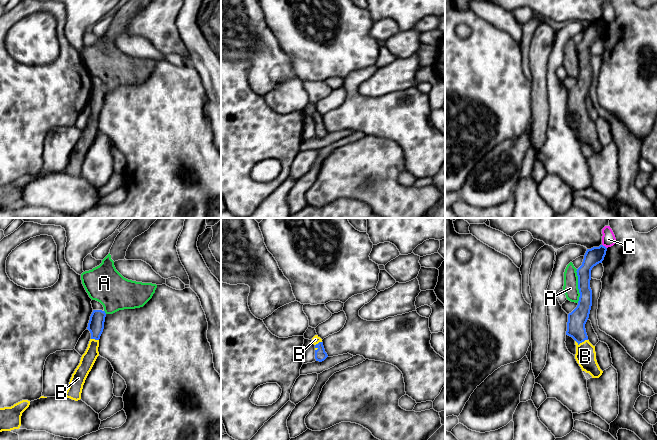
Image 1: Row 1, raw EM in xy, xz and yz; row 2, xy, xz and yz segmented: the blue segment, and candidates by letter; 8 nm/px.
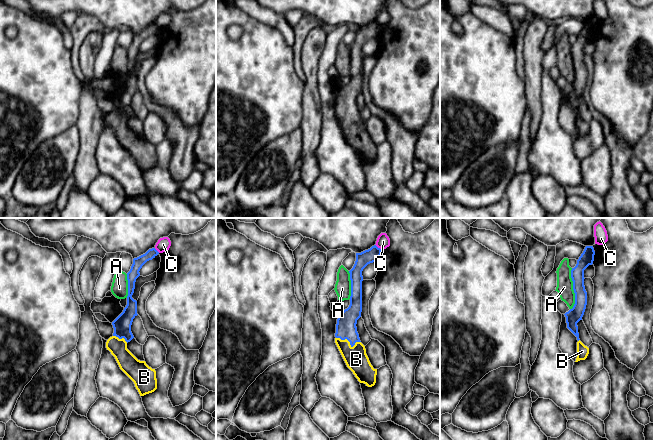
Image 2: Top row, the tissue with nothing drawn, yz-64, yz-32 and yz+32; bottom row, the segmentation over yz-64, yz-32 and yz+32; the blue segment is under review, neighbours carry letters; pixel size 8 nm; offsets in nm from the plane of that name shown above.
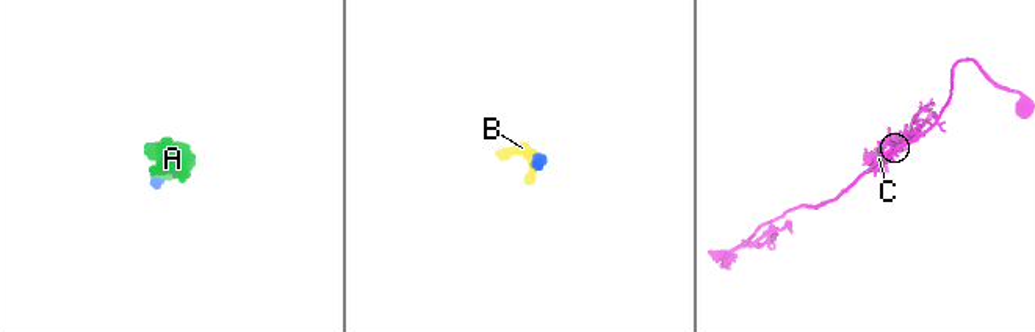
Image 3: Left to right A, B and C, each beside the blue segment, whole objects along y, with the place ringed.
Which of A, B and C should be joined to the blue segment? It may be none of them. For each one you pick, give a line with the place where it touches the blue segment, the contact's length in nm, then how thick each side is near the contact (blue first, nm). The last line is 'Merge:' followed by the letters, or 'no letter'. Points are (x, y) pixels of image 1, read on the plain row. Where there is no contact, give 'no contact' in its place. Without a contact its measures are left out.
B: yz (581, 118) | 110 nm | 150/160 nm
Merge: B

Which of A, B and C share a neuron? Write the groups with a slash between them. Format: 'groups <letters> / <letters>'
groups A / B / C

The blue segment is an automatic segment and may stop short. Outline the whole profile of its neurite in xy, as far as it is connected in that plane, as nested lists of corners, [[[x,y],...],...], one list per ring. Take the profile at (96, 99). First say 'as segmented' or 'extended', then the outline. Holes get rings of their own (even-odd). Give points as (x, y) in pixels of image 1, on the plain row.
extended; [[[93,86],[87,105],[91,109],[91,115],[85,129],[69,158],[69,163],[63,173],[78,177],[81,175],[81,169],[85,156],[91,147],[97,133],[99,132],[99,115],[104,105],[106,89],[102,86]]]

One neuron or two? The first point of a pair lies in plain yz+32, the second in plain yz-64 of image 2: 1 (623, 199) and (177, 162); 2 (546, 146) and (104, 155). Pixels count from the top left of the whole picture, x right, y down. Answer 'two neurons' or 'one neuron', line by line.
1: one neuron
2: one neuron

